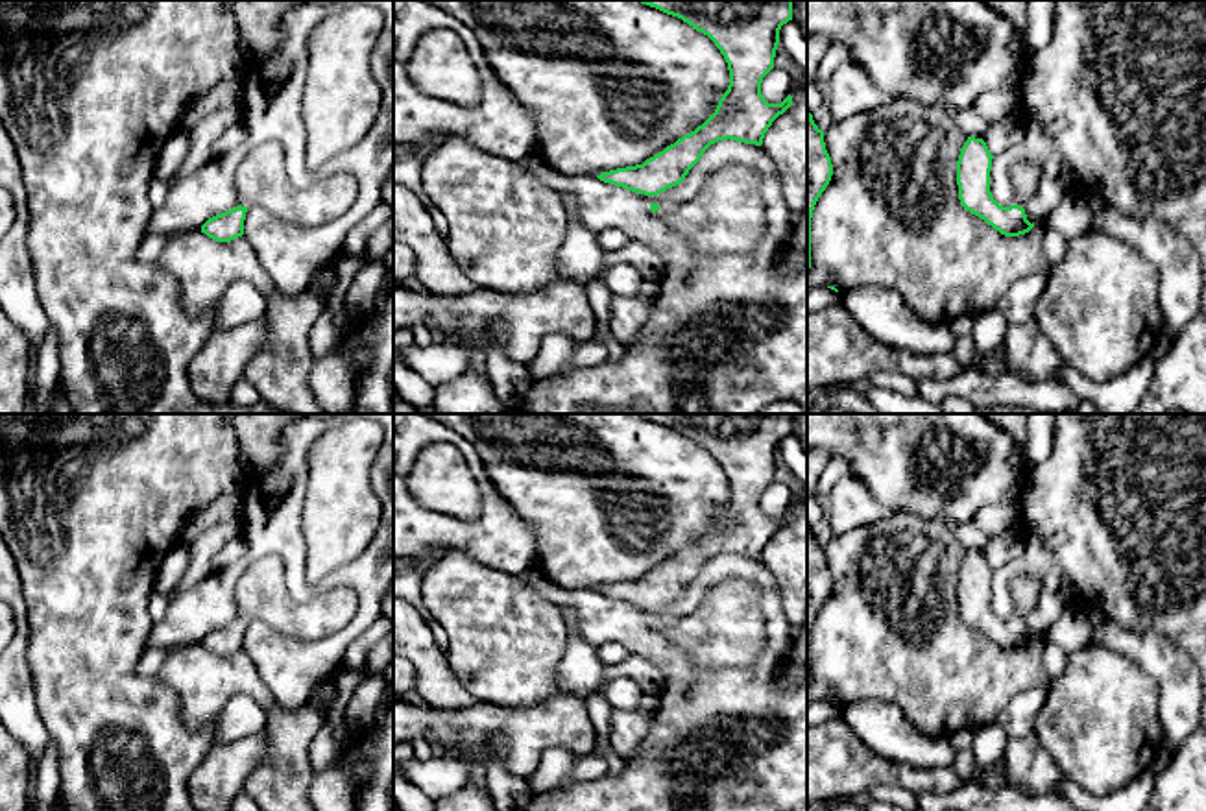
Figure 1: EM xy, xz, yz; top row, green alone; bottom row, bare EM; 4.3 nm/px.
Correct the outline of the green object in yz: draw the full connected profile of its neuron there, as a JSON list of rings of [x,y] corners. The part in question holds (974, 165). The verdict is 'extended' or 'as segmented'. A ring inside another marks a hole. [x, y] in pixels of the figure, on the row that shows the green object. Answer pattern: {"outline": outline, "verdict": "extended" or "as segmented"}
{"outline": [[[968,137],[957,161],[960,205],[1005,236],[1025,235],[1034,224],[1027,220],[1023,205],[1036,194],[1042,166],[1027,159],[1012,163],[1010,183],[1016,203],[1003,207],[990,192],[992,159],[994,155],[983,139]]], "verdict": "extended"}

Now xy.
{"outline": [[[264,142],[240,159],[236,170],[240,205],[209,218],[201,233],[216,242],[231,242],[244,235],[249,207],[262,207],[279,220],[320,225],[347,212],[358,194],[358,183],[349,174],[318,176],[312,187],[299,187],[286,176],[284,148]]], "verdict": "extended"}

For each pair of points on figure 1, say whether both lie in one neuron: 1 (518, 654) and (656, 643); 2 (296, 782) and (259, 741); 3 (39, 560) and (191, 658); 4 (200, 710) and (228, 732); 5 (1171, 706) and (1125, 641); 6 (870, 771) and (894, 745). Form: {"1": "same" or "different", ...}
{"1": "different", "2": "different", "3": "different", "4": "different", "5": "same", "6": "different"}

